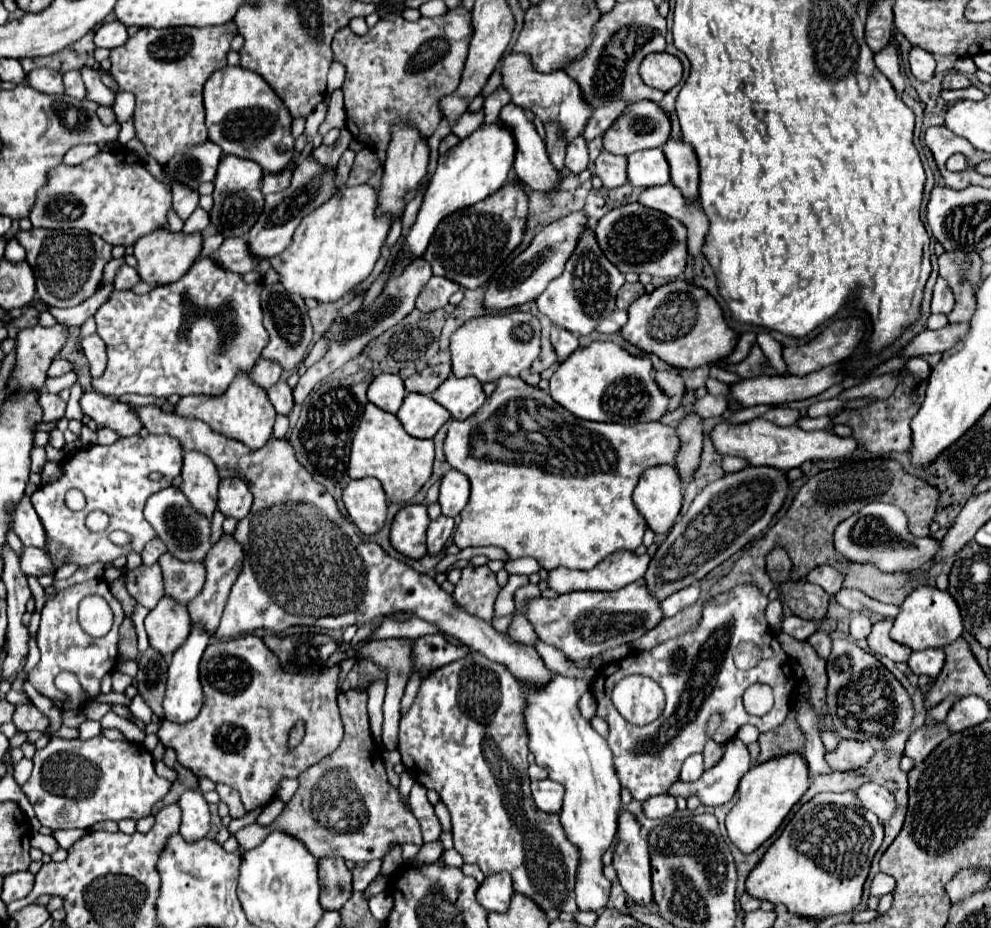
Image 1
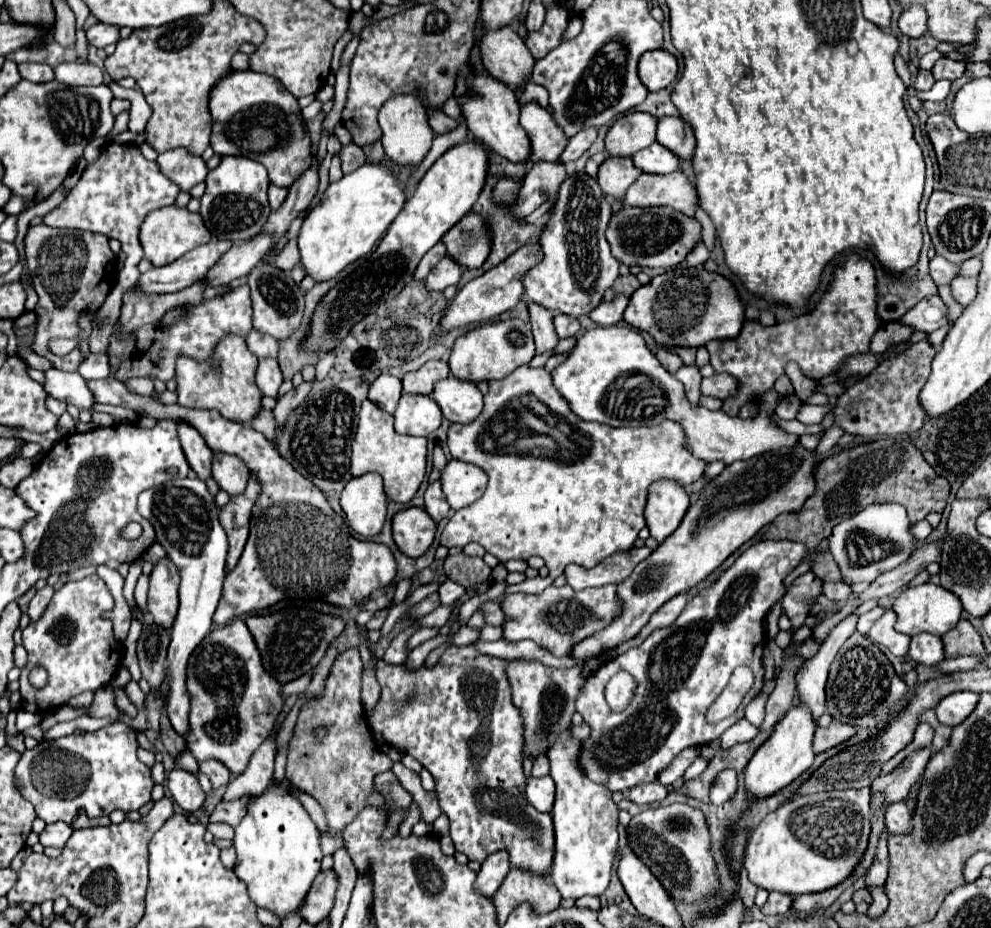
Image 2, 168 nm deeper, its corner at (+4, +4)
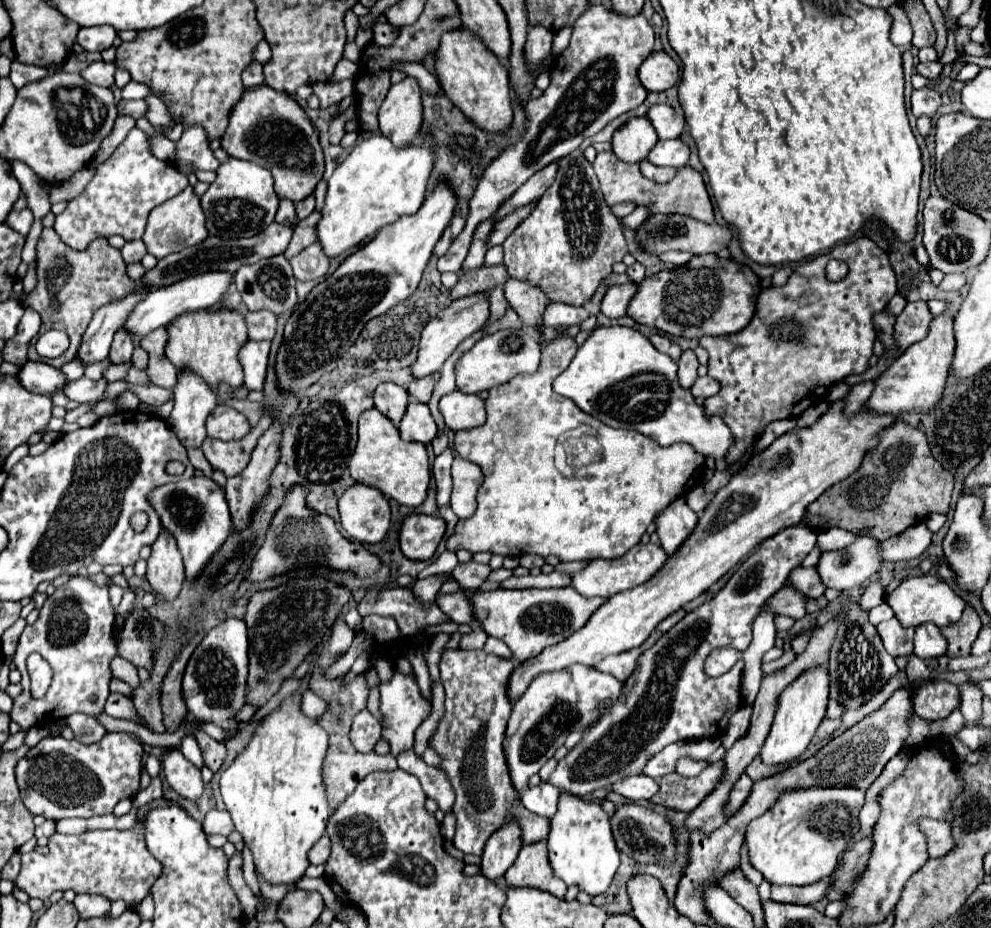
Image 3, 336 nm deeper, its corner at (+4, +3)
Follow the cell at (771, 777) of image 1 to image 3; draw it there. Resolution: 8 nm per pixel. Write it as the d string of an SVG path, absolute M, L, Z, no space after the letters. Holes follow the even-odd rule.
M811 668L811 672L805 672L803 676L799 676L799 680L795 680L789 688L783 690L783 696L779 696L779 708L771 732L759 754L765 766L789 764L807 752L817 726L825 716L827 696L829 696L827 668Z

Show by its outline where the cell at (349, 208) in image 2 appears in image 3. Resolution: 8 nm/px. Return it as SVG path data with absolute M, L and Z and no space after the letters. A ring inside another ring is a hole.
M385 136L361 140L329 178L325 206L317 222L317 242L323 246L325 256L337 258L363 240L373 238L383 226L393 224L403 214L417 212L425 200L431 166L431 140L423 146L407 148L395 148Z

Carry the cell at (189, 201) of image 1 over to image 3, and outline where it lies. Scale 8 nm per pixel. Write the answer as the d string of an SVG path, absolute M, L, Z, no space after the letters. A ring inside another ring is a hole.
M191 126L175 144L175 164L185 174L195 174L197 170L217 170L219 162L209 150L209 142L203 136L203 128Z

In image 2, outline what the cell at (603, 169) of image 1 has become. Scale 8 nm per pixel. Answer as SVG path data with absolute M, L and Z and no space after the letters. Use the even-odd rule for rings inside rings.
M609 157L599 165L597 181L599 181L599 185L607 197L621 201L625 197L627 187L631 183L635 183L635 179L641 173L643 171L639 171L633 165L631 157Z

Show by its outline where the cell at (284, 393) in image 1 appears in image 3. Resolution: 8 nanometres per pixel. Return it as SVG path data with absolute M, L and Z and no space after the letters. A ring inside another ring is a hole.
M249 340L239 352L239 360L245 372L245 386L249 390L263 390L267 378L267 362L269 362L269 342L253 342Z

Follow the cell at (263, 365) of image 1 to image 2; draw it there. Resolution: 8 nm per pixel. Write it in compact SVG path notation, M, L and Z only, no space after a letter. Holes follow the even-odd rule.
M255 329L247 333L247 345L249 345L249 351L255 353L257 357L277 357L277 351L279 351L277 339L271 339L271 335L263 335L261 331L255 331Z

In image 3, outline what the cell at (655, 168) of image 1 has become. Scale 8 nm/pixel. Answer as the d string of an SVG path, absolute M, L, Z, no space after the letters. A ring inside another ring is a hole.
M659 140L647 160L655 166L675 166L681 168L687 164L689 160L689 148L681 142L681 140Z

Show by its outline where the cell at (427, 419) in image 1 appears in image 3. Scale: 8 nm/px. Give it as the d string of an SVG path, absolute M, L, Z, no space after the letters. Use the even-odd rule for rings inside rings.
M411 400L407 404L405 416L399 424L399 434L403 440L415 440L423 444L429 444L435 438L437 426L427 404L419 404L417 400Z

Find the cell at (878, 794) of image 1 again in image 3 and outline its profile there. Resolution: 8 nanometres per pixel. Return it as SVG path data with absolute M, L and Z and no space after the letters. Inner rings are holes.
M921 818L917 826L921 832L925 832L925 844L927 844L927 852L931 858L945 856L953 848L951 828L947 822L933 820L933 818Z

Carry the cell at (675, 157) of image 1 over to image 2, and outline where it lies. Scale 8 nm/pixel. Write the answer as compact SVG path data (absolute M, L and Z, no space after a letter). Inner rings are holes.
M661 117L657 121L657 141L671 149L679 159L687 159L695 151L695 135L681 117Z

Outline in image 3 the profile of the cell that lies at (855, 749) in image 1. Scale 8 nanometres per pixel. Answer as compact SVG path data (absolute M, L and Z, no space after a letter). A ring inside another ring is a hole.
M825 718L825 720L821 722L821 726L817 728L817 732L815 732L815 742L821 742L821 740L831 738L833 732L835 732L839 726L841 726L841 720L829 720L829 718Z

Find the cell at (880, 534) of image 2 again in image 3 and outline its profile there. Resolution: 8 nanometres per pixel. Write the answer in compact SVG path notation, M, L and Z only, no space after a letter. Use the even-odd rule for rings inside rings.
M857 532L855 542L843 550L825 552L819 558L817 570L823 576L823 584L835 590L849 590L865 584L883 568L881 542L869 532Z

